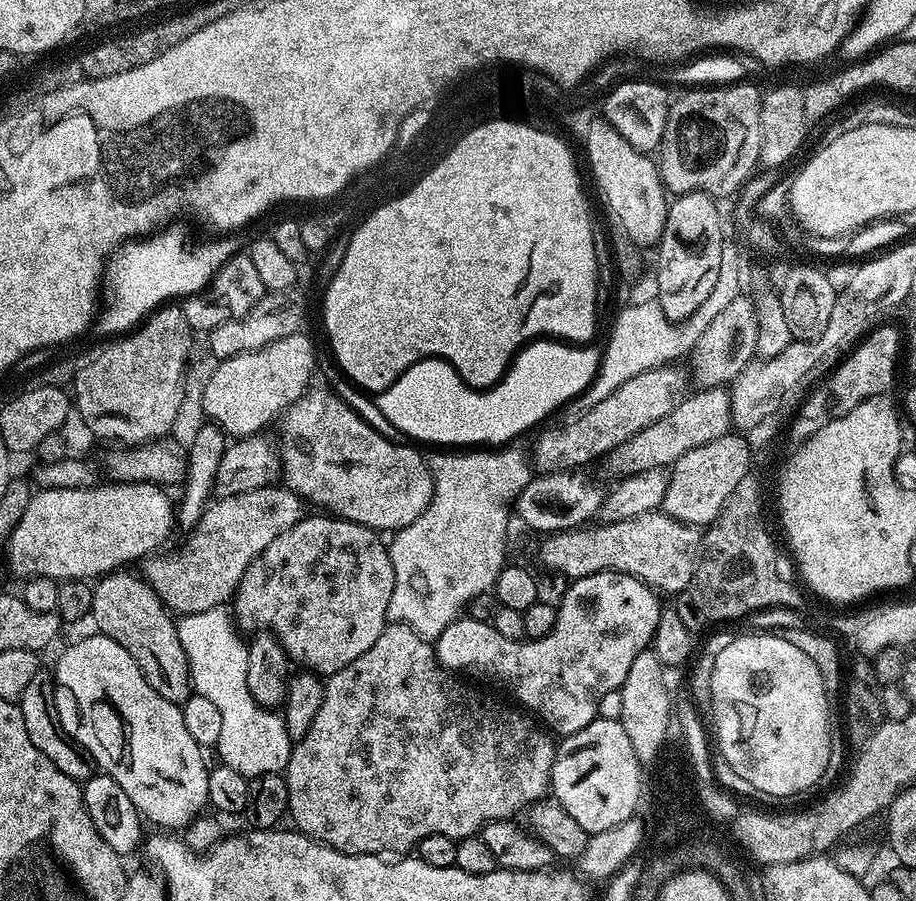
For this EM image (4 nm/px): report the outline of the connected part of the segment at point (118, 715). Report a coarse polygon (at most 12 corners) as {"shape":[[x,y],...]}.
{"shape":[[114,638],[56,660],[80,745],[149,825],[209,807],[181,705]]}

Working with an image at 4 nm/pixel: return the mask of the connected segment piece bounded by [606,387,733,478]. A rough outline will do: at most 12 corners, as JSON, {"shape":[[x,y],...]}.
{"shape":[[700,388],[606,457],[617,477],[668,468],[729,435],[732,397]]}

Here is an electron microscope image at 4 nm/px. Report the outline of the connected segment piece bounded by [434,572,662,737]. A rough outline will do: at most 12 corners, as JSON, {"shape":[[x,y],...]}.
{"shape":[[572,580],[554,630],[461,618],[436,661],[501,684],[561,737],[597,719],[651,645],[661,597]]}

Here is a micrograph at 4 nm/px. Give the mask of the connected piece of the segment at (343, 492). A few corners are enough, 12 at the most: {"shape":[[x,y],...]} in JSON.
{"shape":[[335,392],[279,417],[283,483],[381,534],[430,506],[426,456]]}

